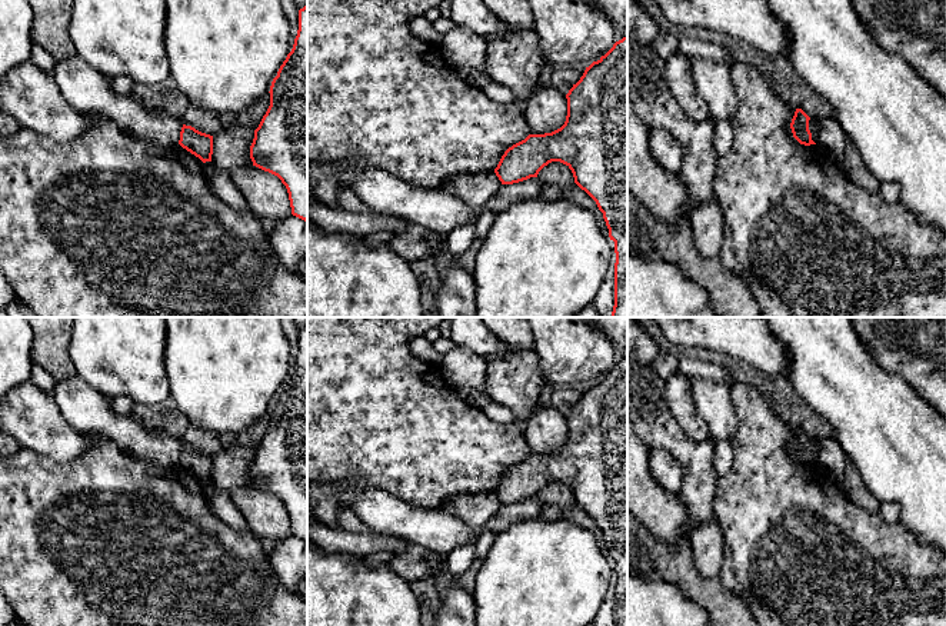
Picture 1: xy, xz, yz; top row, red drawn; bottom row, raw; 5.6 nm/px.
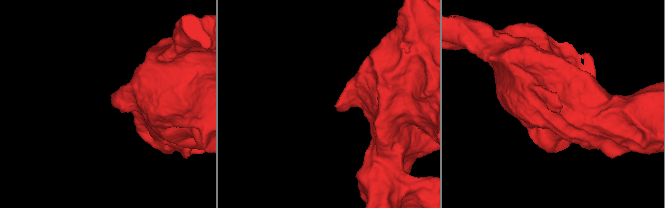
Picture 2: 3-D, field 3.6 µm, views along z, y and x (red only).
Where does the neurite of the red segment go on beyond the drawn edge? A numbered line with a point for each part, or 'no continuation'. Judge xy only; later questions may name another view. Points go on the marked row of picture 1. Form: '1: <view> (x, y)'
no continuation

